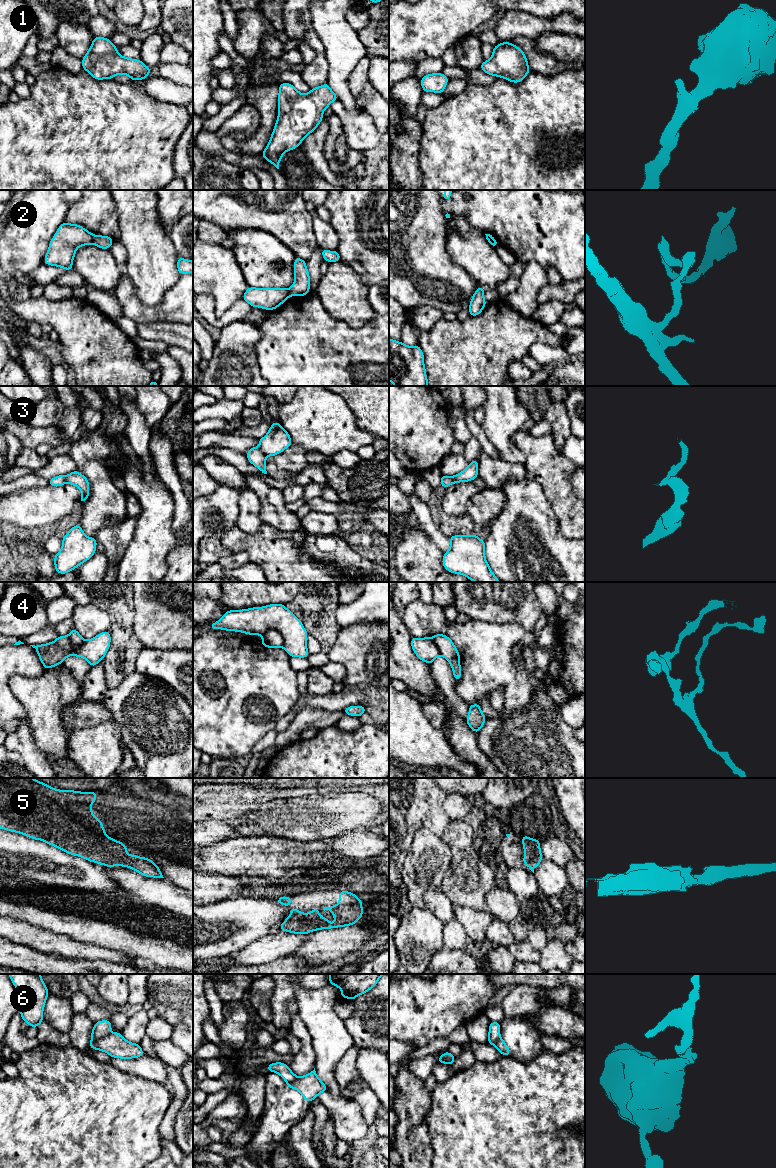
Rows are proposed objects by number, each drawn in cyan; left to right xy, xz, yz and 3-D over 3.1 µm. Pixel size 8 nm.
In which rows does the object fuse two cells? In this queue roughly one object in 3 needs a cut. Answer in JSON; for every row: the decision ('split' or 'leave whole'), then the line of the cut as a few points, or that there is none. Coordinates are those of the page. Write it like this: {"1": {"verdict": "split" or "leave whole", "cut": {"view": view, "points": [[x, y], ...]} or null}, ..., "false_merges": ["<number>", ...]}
{"1": {"verdict": "leave whole", "cut": null}, "2": {"verdict": "split", "cut": {"view": "xy", "points": [[92, 235], [93, 242]]}}, "3": {"verdict": "split", "cut": {"view": "xz", "points": [[259, 447], [265, 455]]}}, "4": {"verdict": "split", "cut": {"view": "xz", "points": [[262, 634], [270, 629], [275, 629], [283, 639], [283, 646]]}}, "5": {"verdict": "leave whole", "cut": null}, "6": {"verdict": "split", "cut": {"view": "xy", "points": [[110, 1033], [91, 1041]]}}, "false_merges": ["2", "3", "4", "6"]}

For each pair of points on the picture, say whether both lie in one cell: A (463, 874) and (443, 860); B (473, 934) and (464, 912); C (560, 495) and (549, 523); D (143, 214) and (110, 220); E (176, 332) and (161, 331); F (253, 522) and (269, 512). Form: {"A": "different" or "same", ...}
{"A": "different", "B": "same", "C": "different", "D": "different", "E": "same", "F": "different"}

